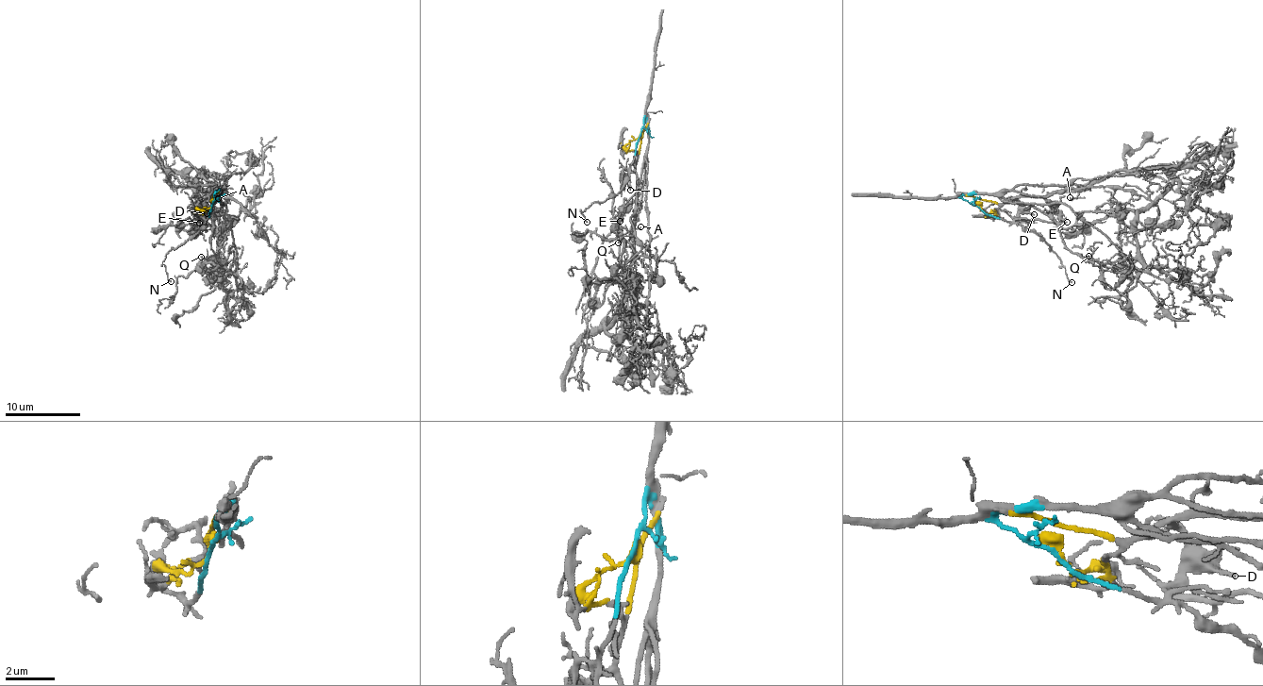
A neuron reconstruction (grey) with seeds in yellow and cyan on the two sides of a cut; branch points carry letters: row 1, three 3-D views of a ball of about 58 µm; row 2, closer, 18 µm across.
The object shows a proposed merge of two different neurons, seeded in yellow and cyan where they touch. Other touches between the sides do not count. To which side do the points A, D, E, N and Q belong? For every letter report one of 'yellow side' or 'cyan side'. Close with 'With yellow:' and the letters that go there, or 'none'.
A: yellow side
D: yellow side
E: yellow side
N: cyan side
Q: cyan side
With yellow: A, D, E

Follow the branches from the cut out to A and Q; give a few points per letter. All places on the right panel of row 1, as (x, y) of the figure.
A: (980, 208), (984, 200), (1006, 204), (1022, 196), (1051, 196), (1060, 192), (1077, 194), (1071, 200), (1070, 197)
Q: (980, 208), (972, 201), (973, 193), (992, 193), (1038, 208), (1056, 224), (1062, 242), (1073, 252), (1089, 257)

